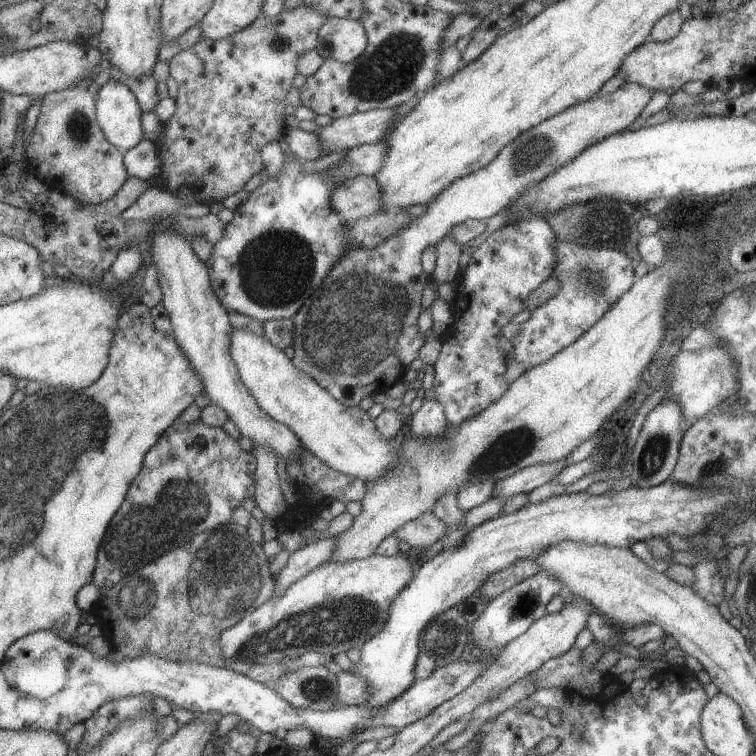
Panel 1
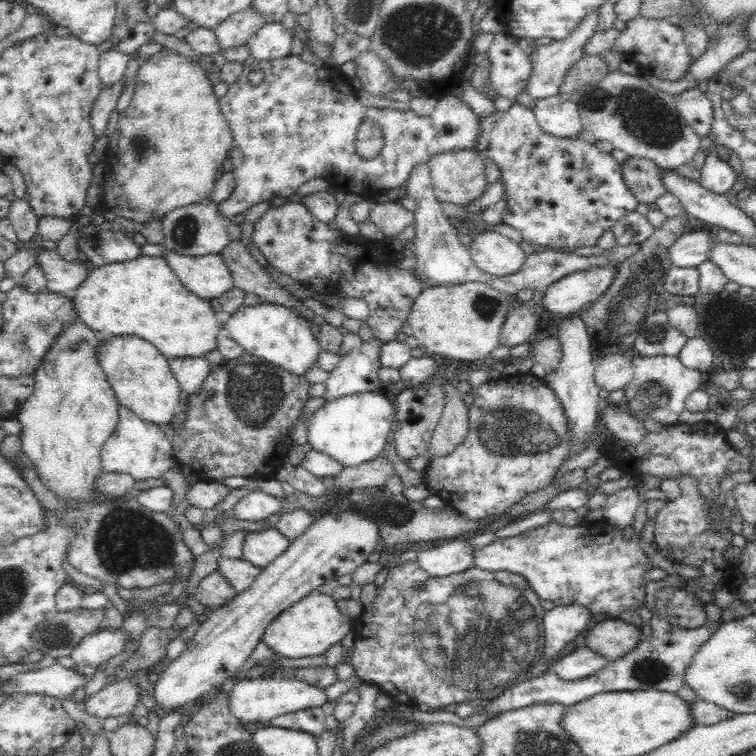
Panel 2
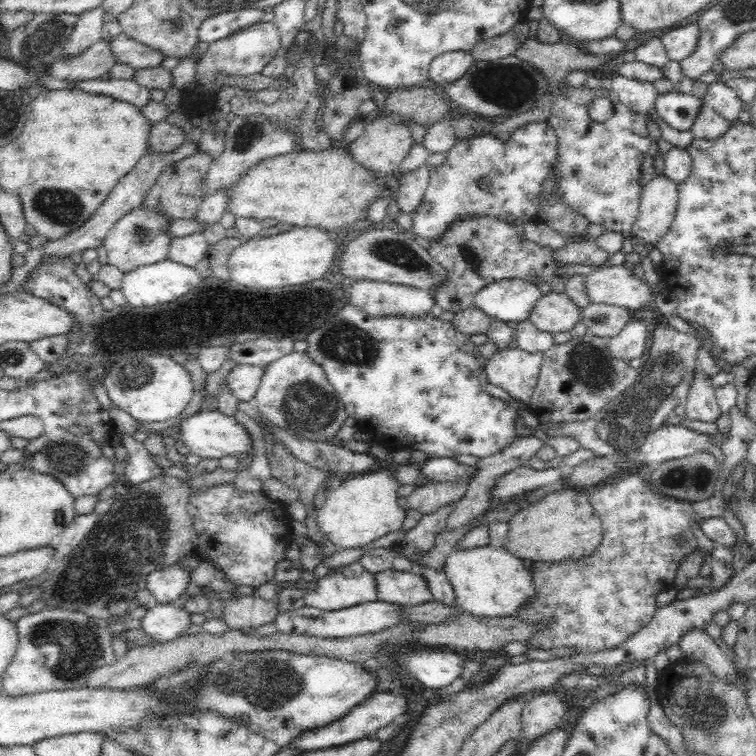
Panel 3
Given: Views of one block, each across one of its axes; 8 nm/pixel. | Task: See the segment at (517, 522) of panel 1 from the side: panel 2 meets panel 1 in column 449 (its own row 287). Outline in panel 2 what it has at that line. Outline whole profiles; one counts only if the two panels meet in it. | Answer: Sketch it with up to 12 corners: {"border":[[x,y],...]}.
{"border":[[618,263],[574,271],[544,288],[541,307],[566,318],[596,301]]}

